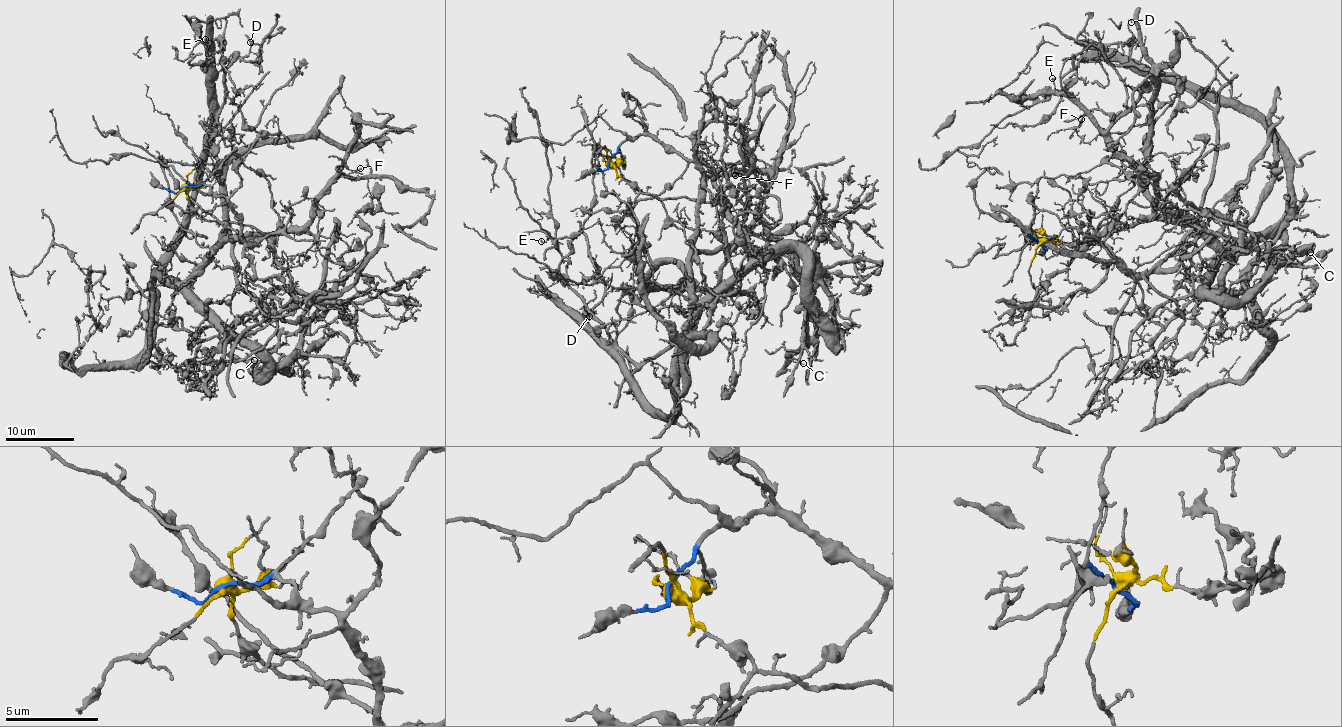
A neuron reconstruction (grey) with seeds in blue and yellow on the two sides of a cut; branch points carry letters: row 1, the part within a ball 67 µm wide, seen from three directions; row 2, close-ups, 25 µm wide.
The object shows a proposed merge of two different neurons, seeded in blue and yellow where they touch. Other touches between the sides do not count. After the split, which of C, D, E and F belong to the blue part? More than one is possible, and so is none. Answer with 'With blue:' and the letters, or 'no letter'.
With blue: F

